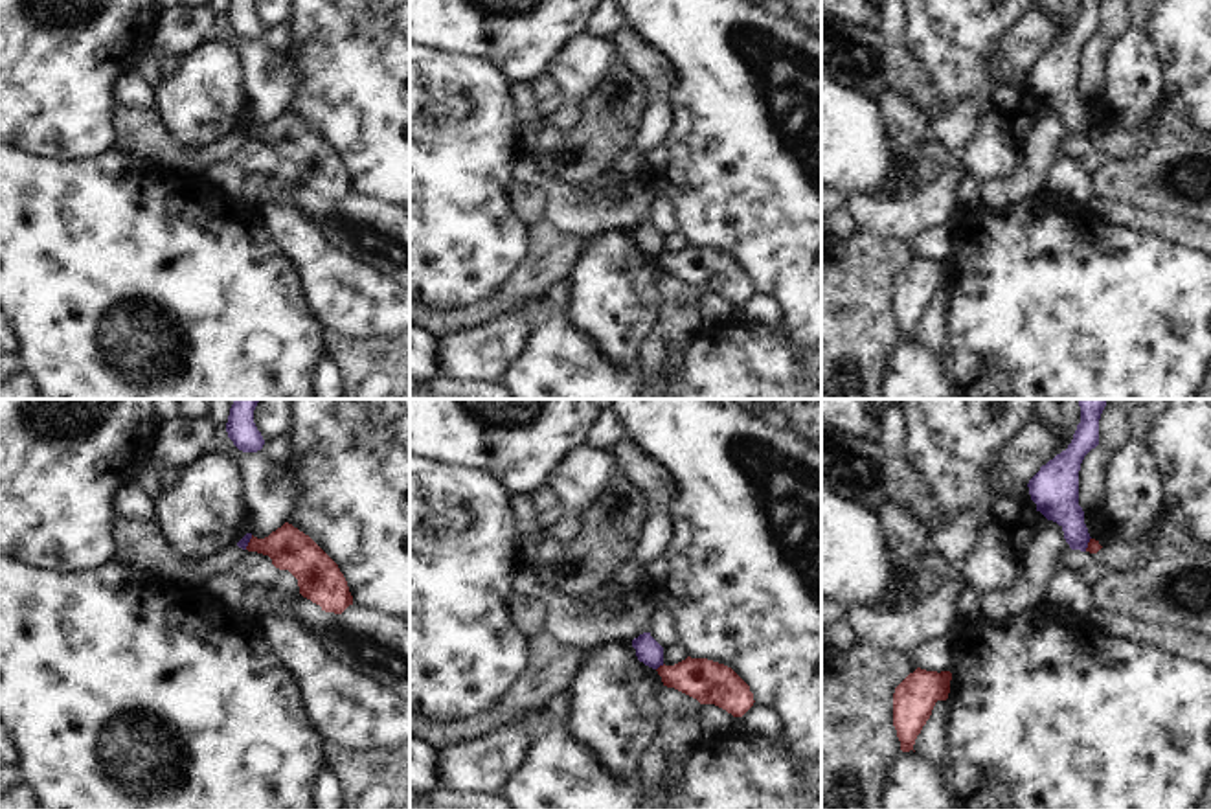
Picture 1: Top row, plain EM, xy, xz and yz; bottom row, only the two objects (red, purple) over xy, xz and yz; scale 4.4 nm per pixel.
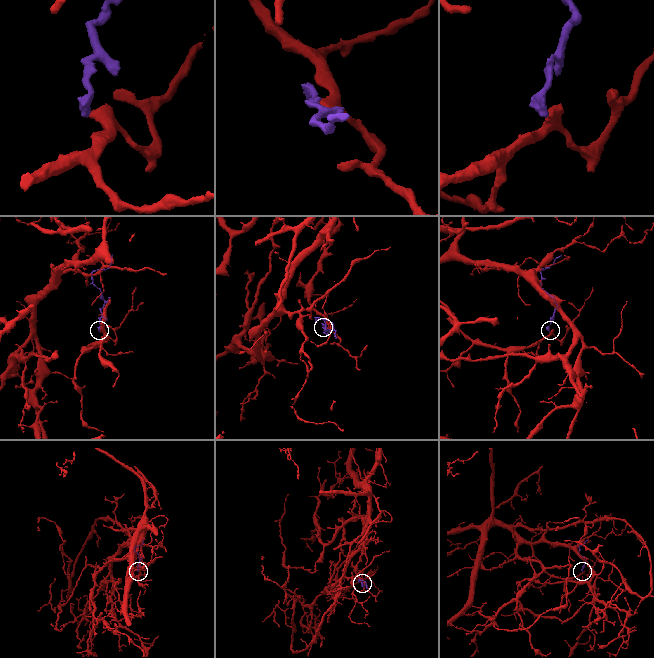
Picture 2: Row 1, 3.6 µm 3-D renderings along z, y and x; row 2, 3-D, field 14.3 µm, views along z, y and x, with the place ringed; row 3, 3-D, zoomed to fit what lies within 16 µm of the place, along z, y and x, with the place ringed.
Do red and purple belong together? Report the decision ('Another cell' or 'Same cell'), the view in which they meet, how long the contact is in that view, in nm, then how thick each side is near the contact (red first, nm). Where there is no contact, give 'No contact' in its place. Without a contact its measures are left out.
Another cell. Touches red in xz. Shared border 50 nm. Thickness 190 nm (red) against 110 nm

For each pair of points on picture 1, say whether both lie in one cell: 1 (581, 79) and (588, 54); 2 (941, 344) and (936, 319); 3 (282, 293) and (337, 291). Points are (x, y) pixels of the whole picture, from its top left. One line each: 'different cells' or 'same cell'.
1: same cell
2: same cell
3: different cells

